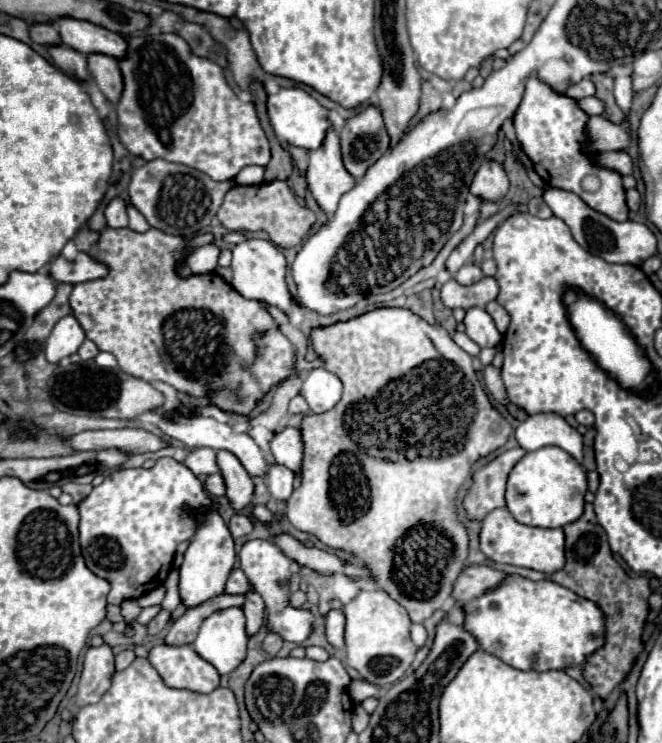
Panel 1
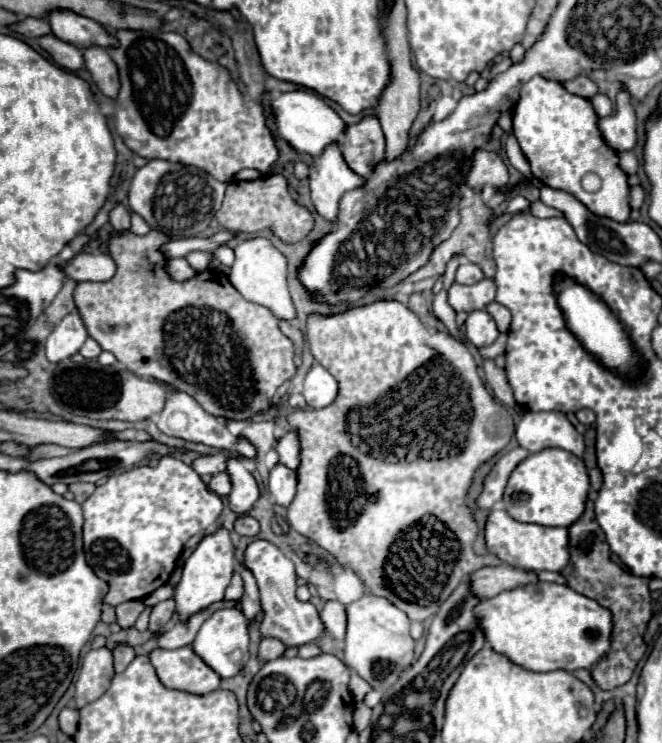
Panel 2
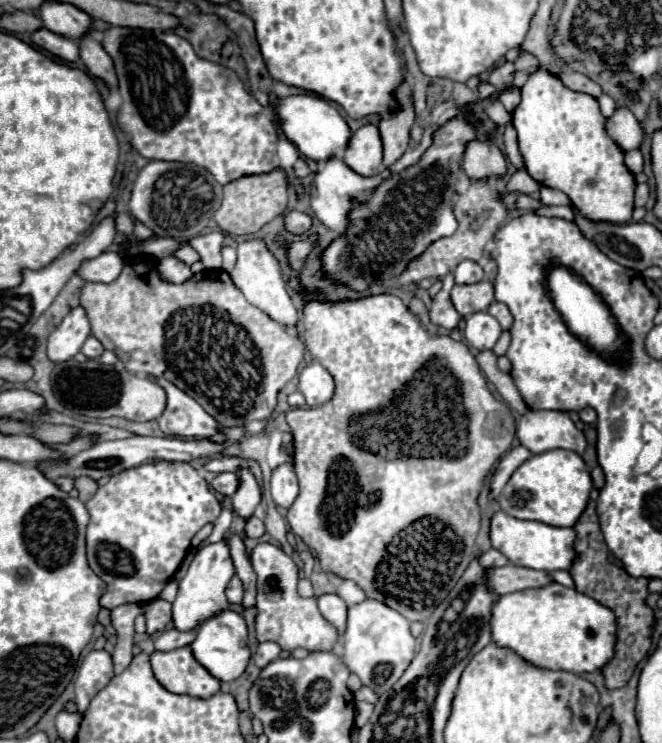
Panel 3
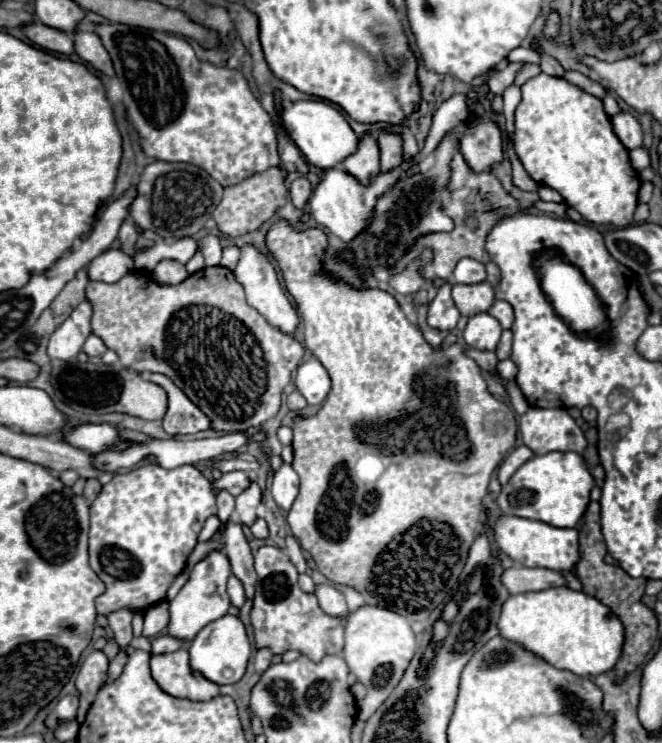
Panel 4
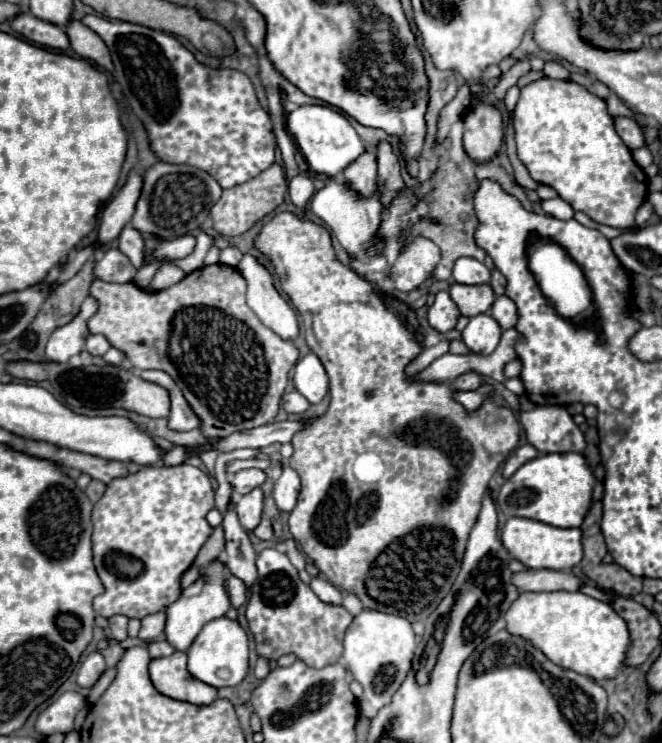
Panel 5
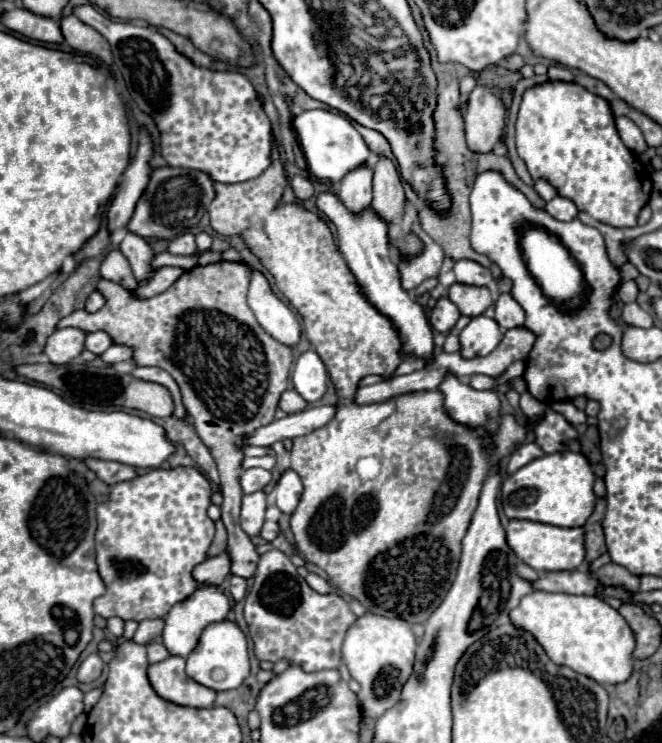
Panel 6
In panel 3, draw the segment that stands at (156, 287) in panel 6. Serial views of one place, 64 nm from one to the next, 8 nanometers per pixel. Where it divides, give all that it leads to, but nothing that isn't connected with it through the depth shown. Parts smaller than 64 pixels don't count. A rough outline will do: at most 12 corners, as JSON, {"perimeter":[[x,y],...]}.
{"perimeter":[[174,256],[160,260],[160,276],[174,284],[194,274]]}

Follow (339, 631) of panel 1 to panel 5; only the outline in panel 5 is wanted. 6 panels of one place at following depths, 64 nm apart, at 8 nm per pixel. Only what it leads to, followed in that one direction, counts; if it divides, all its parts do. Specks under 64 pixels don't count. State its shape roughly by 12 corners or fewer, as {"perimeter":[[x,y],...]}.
{"perimeter":[[312,578],[310,588],[322,602],[344,604],[342,592],[326,580]]}

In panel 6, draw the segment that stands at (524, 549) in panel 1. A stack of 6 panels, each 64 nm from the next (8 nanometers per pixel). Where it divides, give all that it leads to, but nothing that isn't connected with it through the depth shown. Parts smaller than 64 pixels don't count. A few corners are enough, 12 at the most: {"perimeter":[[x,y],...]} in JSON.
{"perimeter":[[510,520],[506,542],[538,572],[576,570],[584,528]]}

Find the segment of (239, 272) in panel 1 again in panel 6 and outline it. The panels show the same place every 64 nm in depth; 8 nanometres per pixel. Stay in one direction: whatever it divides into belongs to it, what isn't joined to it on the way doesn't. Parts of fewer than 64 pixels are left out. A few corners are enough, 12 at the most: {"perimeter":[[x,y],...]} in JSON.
{"perimeter":[[250,268],[248,306],[270,336],[294,346],[296,314]]}

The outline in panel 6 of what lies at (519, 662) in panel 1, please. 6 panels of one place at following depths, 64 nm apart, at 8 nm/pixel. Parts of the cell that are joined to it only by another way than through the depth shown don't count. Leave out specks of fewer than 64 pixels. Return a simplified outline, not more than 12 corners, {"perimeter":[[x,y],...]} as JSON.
{"perimeter":[[530,592],[510,612],[554,664],[620,684],[626,620],[596,596]]}

